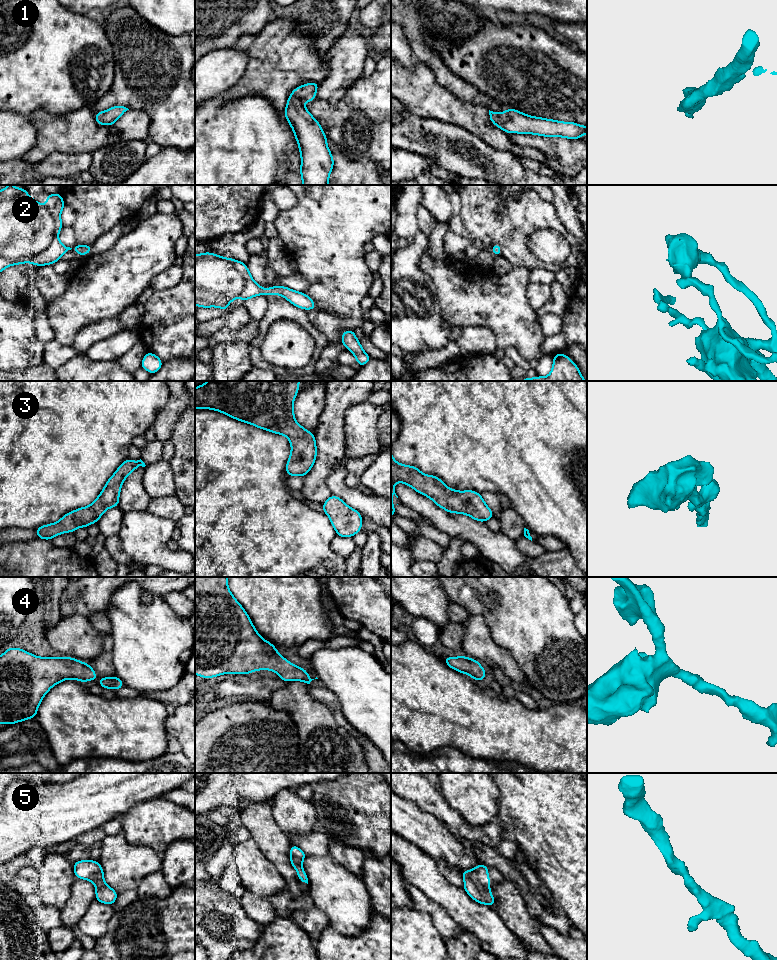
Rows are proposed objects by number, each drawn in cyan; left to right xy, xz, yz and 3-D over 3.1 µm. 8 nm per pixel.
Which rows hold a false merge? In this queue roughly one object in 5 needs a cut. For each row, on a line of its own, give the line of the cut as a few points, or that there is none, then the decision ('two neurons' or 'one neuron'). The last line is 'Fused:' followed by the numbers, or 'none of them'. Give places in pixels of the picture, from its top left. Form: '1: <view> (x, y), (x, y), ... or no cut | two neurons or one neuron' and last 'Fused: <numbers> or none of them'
1: no cut | one neuron
2: no cut | one neuron
3: no cut | one neuron
4: no cut | one neuron
5: no cut | one neuron
Fused: none of them

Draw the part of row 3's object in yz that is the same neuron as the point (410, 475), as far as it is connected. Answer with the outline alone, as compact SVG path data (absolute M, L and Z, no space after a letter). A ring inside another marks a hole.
M391 450L391 517L397 515L394 511L396 505L392 504L392 494L394 493L395 496L398 498L394 490L394 485L396 482L404 483L413 488L416 492L426 497L429 497L437 506L443 508L448 513L465 514L473 518L474 520L480 522L486 522L494 517L493 512L484 502L480 493L473 490L456 491L454 489L450 489L437 476L425 475L416 466L403 465L401 463L396 462L392 457L392 450Z

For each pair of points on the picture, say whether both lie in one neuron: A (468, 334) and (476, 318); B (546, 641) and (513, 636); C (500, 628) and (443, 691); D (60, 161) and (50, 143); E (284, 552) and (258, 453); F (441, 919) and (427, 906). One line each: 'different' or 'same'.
A: different
B: same
C: different
D: different
E: same
F: same

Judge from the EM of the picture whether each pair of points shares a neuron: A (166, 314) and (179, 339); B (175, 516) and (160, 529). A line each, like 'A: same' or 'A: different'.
A: same
B: different

